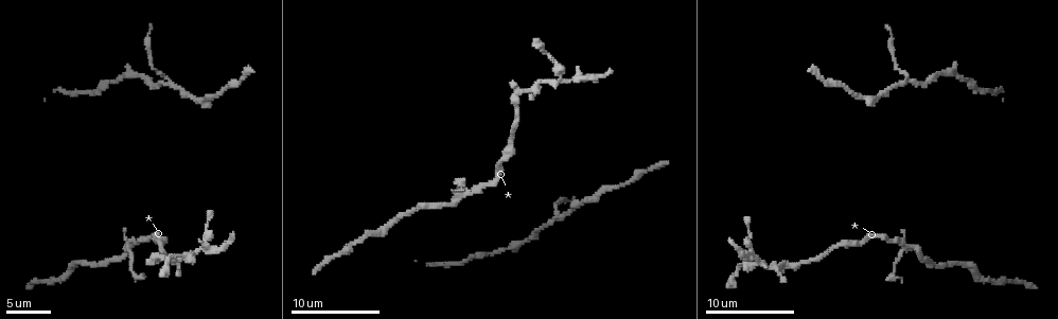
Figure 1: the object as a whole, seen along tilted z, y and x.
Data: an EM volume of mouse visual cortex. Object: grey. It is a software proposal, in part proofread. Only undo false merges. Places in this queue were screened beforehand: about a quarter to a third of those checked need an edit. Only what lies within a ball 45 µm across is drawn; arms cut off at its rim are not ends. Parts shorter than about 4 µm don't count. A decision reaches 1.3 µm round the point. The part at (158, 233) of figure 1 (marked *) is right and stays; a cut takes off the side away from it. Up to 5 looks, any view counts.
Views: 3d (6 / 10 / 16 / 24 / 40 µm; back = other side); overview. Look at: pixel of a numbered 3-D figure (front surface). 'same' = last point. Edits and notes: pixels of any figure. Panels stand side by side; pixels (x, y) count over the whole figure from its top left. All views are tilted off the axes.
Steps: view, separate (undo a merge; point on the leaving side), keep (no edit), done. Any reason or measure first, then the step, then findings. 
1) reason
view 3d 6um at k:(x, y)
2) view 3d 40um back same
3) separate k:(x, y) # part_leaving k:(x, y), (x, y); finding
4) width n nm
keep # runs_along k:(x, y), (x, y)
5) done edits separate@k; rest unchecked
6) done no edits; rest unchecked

small branch off a trunk
view 3d 10um at 1:(126, 246)

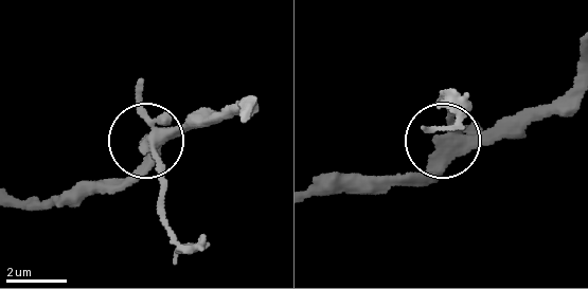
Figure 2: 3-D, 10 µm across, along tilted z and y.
keep # runs_along 2:(254, 96), (220, 114), (147, 133), (163, 190); continuous, no second neuron

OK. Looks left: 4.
three arms meet
view 3d 6um at 1:(164, 77)

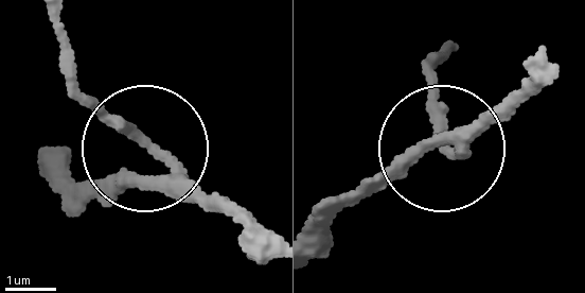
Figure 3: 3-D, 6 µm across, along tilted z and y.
arms 3
separate 3:(124, 132) # part_leaving 3:(178, 175), (89, 101), (60, 23); two neurons meet here

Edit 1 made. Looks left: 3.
branch point
view 3d 10um at 1:(203, 100)

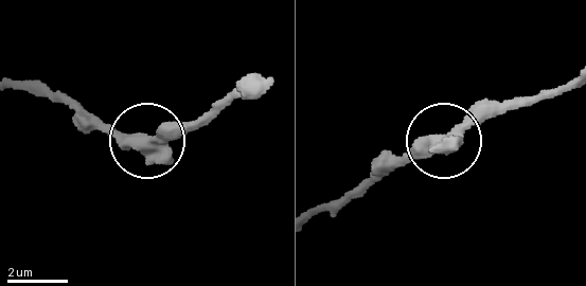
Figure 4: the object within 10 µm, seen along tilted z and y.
view 3d 6um at 4:(142, 140)

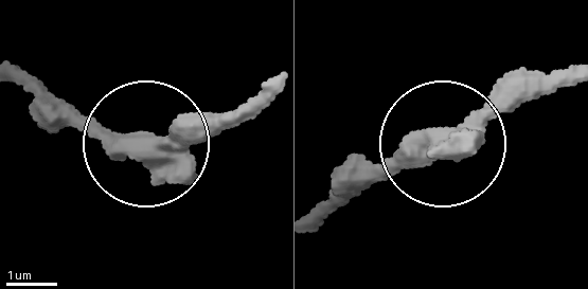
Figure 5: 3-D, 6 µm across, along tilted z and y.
width 400 nm
keep # one neuron here

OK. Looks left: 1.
done edits separate@3; rest unchecked

